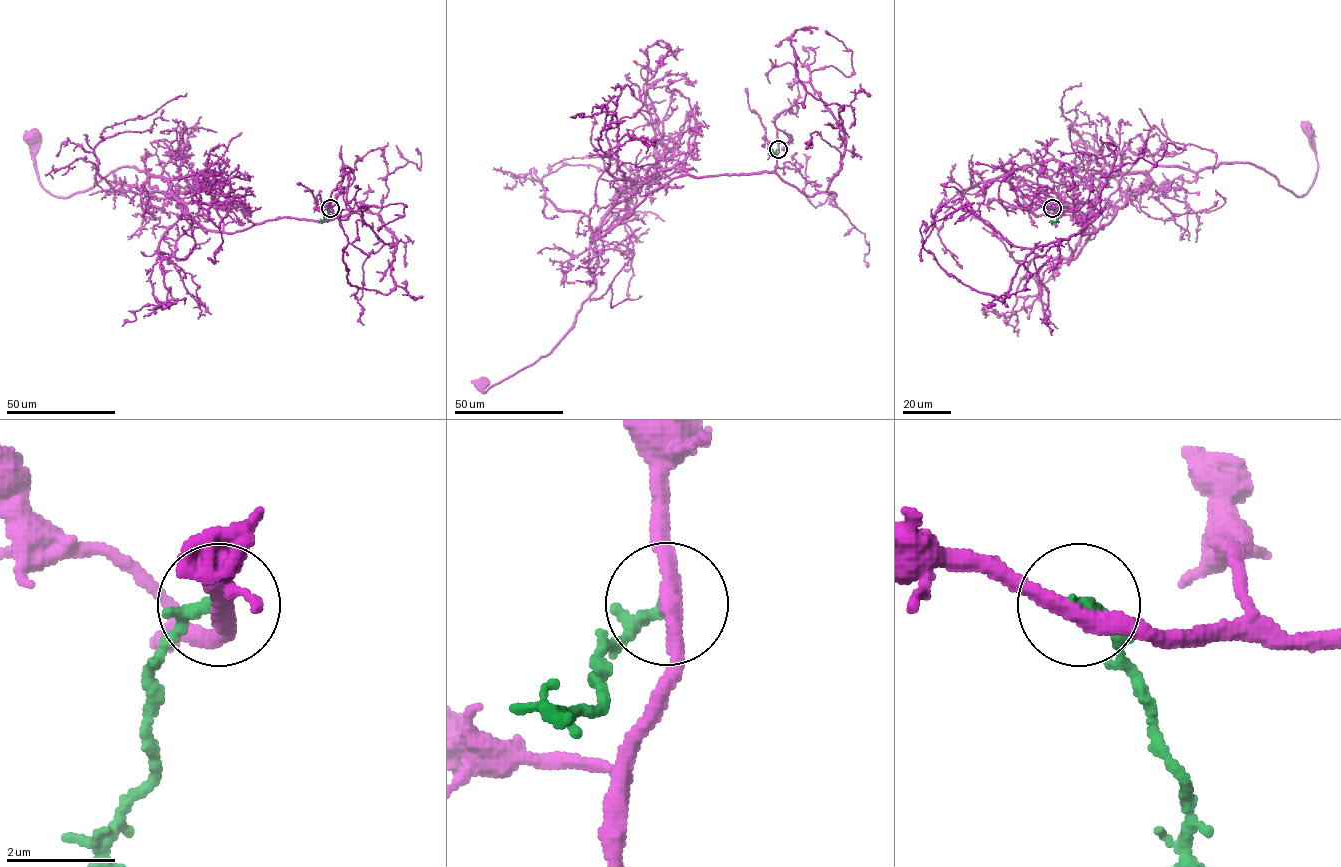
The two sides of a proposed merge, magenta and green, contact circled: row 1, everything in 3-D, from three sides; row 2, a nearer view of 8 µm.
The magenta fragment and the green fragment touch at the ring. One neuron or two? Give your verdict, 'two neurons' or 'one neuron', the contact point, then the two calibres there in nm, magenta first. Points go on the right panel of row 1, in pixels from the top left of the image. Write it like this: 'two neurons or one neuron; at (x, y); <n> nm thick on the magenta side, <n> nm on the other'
two neurons; at (1052, 208); 300 nm thick on the magenta side, 240 nm on the other

